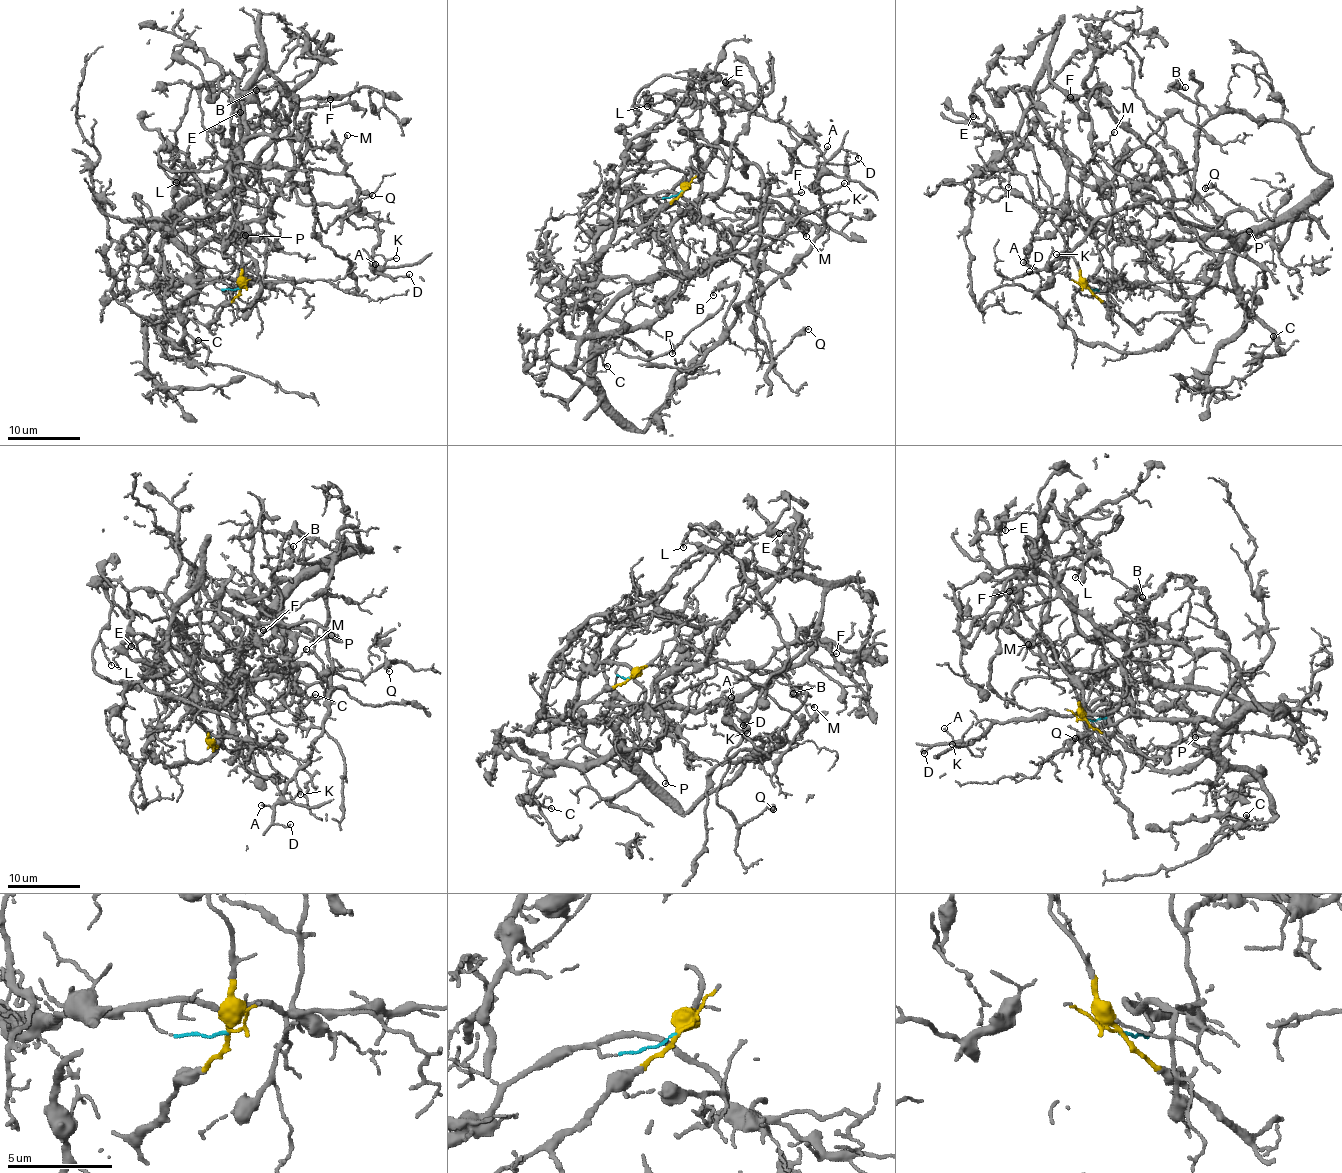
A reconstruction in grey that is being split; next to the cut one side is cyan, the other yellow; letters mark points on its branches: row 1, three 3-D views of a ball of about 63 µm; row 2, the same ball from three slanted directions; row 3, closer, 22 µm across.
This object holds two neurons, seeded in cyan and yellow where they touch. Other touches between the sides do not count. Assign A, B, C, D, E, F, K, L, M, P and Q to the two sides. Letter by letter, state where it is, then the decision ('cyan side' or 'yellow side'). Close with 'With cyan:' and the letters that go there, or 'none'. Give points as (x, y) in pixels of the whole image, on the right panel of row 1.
A: (1023, 262) | cyan side
B: (1185, 87) | cyan side
C: (1273, 336) | cyan side
D: (1029, 271) | cyan side
E: (973, 116) | yellow side
F: (1070, 97) | yellow side
K: (1056, 254) | cyan side
L: (1008, 187) | yellow side
M: (1114, 132) | yellow side
P: (1249, 231) | cyan side
Q: (1205, 188) | yellow side
With cyan: A, B, C, D, K, P

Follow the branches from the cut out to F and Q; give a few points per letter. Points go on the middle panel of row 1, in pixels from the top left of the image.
F: (681, 191), (693, 156), (693, 171), (700, 172), (719, 143), (760, 171), (771, 194), (802, 192)
Q: (681, 191), (693, 156), (700, 172), (719, 143), (760, 171), (767, 207), (755, 333), (774, 357), (807, 328)

